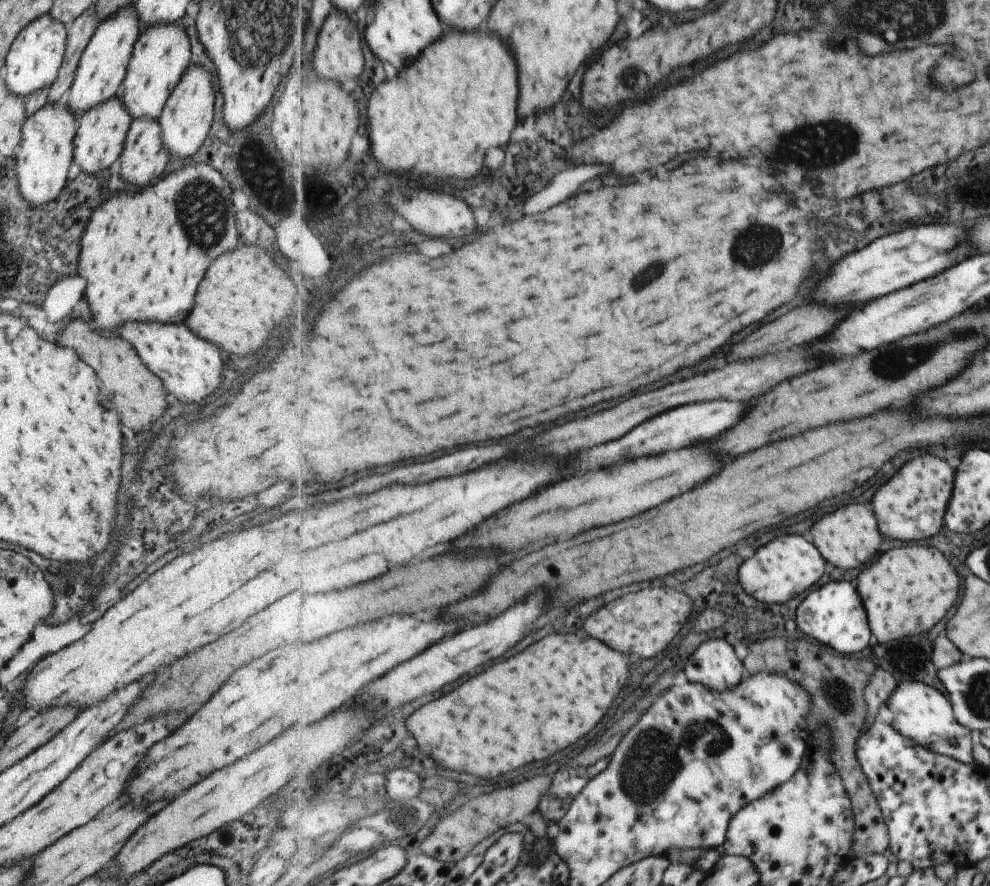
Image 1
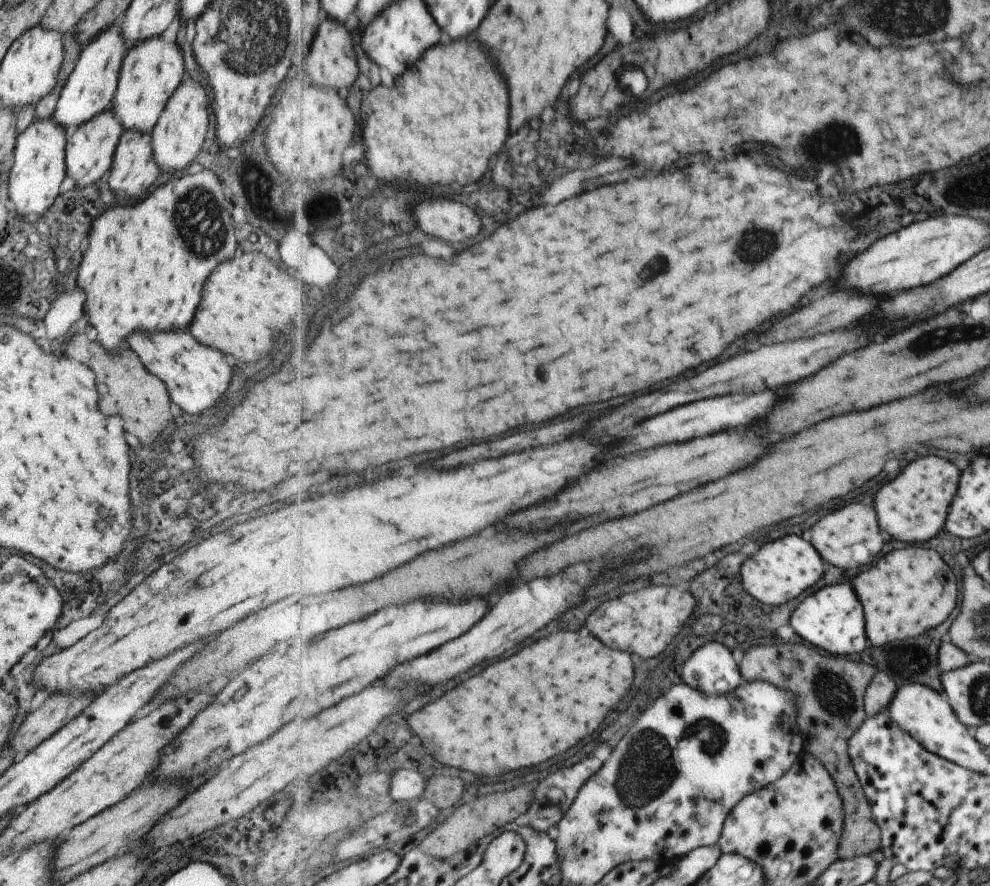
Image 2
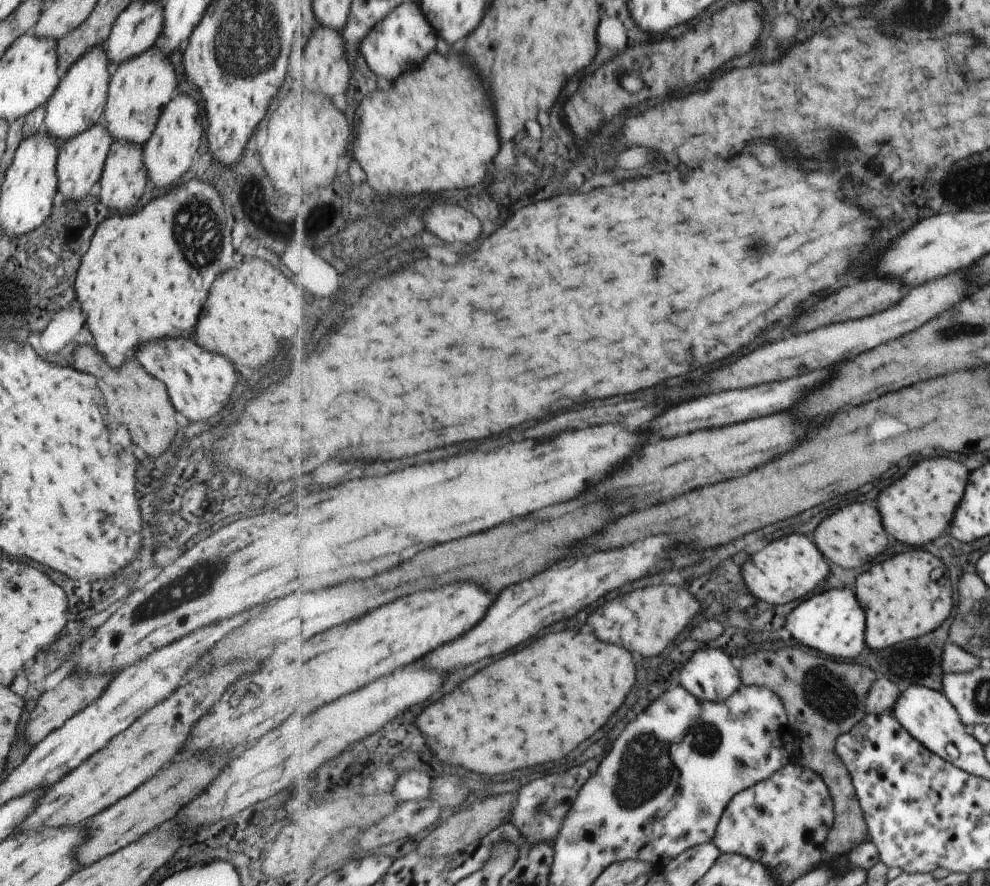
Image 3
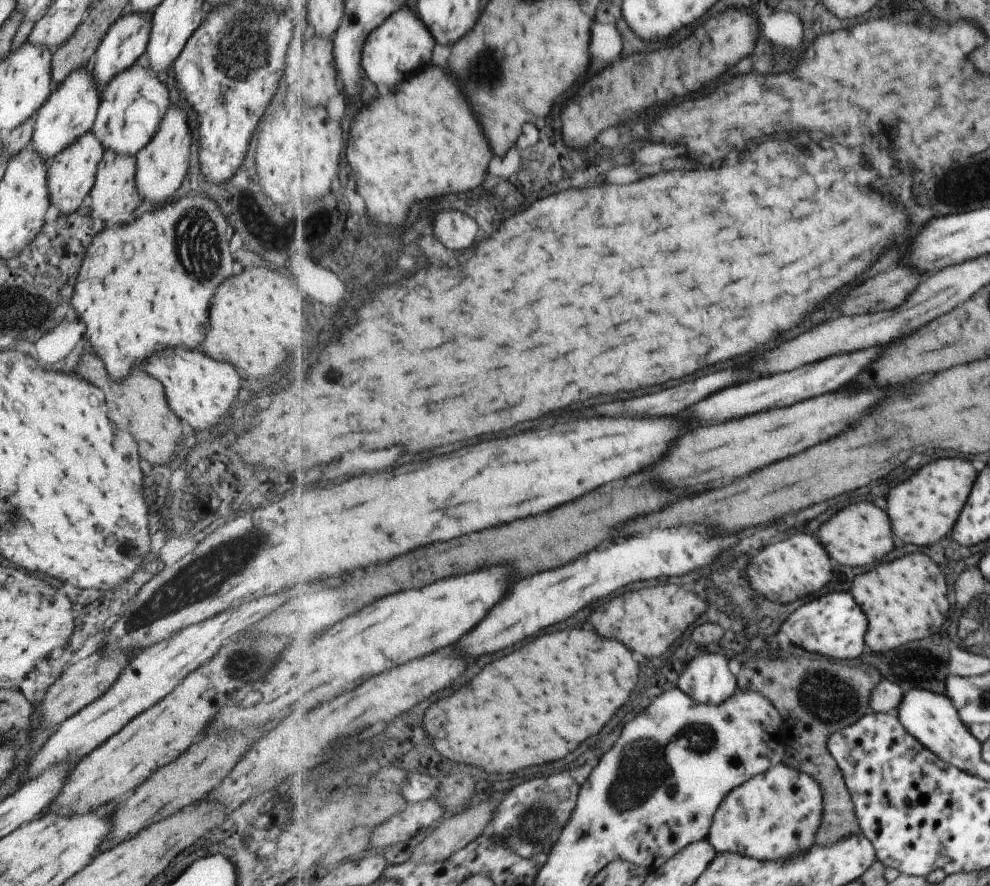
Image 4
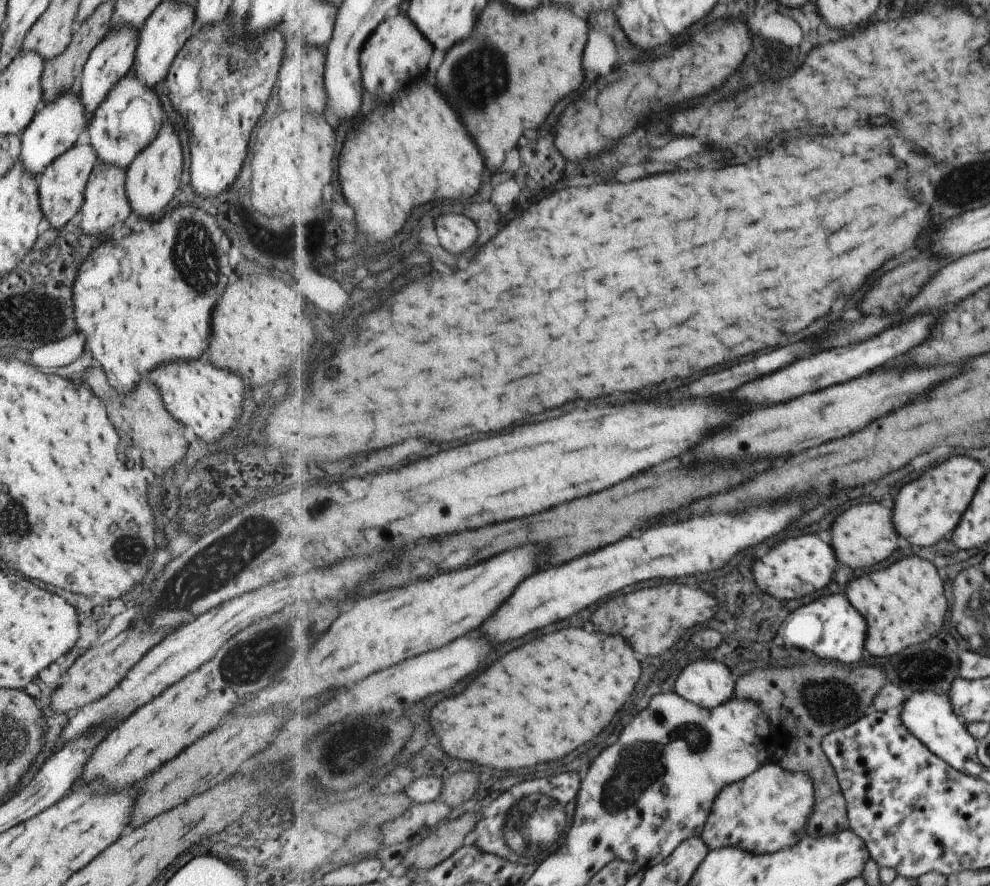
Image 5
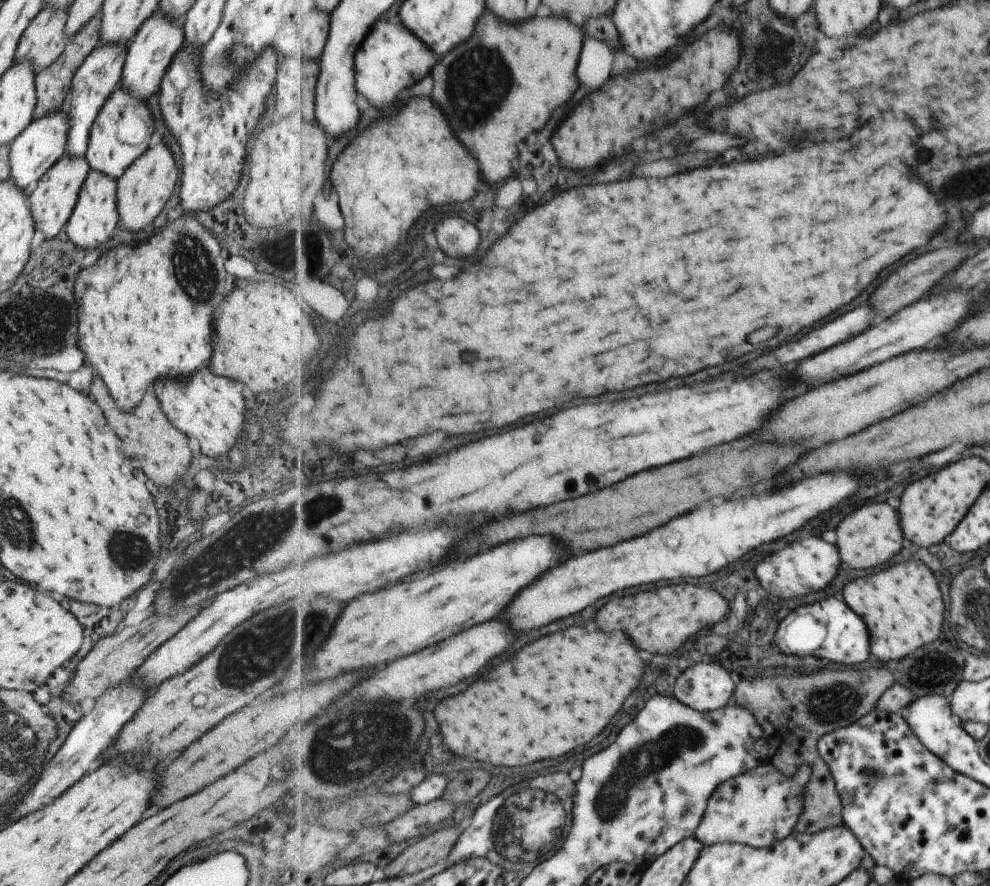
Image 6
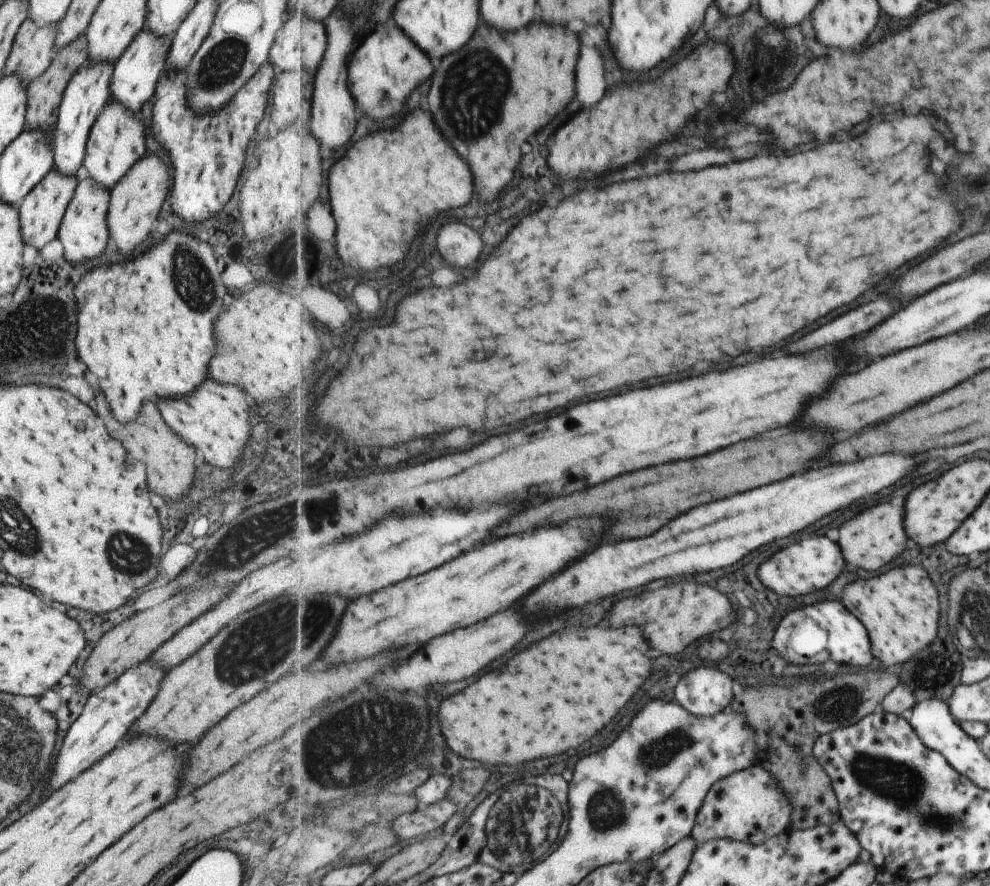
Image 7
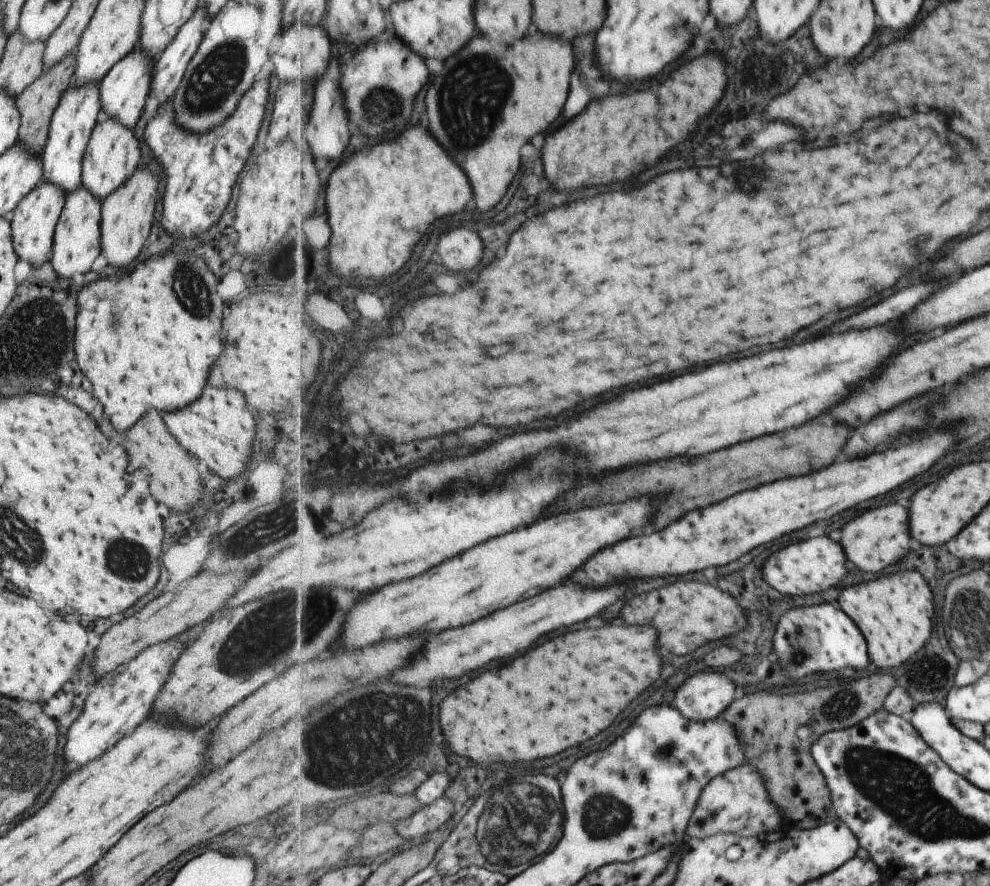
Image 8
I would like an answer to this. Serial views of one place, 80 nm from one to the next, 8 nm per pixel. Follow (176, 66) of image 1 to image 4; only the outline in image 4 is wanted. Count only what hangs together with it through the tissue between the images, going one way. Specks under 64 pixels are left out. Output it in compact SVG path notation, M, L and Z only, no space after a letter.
M138 60L107 82L89 132L93 132L93 136L101 142L103 150L111 150L117 156L136 156L155 136L157 126L168 108L169 92L164 77L153 74L143 61Z

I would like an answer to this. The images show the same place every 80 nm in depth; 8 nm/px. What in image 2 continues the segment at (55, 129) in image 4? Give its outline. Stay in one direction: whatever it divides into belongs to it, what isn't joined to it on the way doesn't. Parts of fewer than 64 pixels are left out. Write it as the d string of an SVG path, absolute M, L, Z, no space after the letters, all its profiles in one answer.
M118 24L105 28L82 48L73 70L69 72L63 88L59 90L59 98L57 98L51 114L55 124L63 126L69 133L71 130L79 128L81 124L85 124L87 120L95 118L95 114L108 109L109 102L115 94L119 64L121 64L126 50Z

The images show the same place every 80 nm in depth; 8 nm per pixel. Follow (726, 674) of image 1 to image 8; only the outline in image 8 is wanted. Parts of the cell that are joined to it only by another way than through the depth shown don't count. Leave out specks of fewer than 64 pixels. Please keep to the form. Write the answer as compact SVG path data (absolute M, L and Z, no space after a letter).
M700 671L690 676L689 680L677 690L677 698L672 703L692 721L710 721L723 715L730 708L731 703L735 700L735 690L737 690L735 684L725 674Z

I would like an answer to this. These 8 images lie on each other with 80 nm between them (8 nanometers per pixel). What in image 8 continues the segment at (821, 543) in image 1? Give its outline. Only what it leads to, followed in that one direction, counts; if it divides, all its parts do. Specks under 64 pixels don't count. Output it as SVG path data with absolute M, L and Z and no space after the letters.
M885 504L873 508L843 528L841 536L847 558L861 570L883 572L889 564L899 562L911 550L911 530L909 530L909 510L899 504Z

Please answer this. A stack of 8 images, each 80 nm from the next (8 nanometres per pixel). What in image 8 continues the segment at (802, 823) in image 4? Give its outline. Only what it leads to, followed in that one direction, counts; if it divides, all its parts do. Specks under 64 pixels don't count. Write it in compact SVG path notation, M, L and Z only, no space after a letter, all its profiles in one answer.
M743 764L737 769L714 778L702 792L698 808L691 817L687 838L705 840L713 835L731 833L740 837L759 837L763 833L773 837L773 833L786 827L780 806L771 799L765 780L755 766Z

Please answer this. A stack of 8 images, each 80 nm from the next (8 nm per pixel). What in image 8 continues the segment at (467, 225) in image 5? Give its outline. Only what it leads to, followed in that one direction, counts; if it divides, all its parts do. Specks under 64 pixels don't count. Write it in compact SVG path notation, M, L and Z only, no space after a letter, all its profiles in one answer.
M461 226L443 232L443 240L439 238L437 252L449 270L461 272L479 266L485 254L485 244L477 232Z

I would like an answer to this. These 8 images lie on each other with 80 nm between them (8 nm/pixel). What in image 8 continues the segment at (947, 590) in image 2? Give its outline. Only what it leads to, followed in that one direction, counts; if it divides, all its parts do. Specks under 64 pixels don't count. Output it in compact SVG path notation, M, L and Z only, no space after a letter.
M905 570L889 576L875 578L865 584L847 588L841 594L841 608L859 622L867 642L871 660L879 668L895 668L905 664L913 654L917 654L933 632L935 600L933 590L919 570Z

